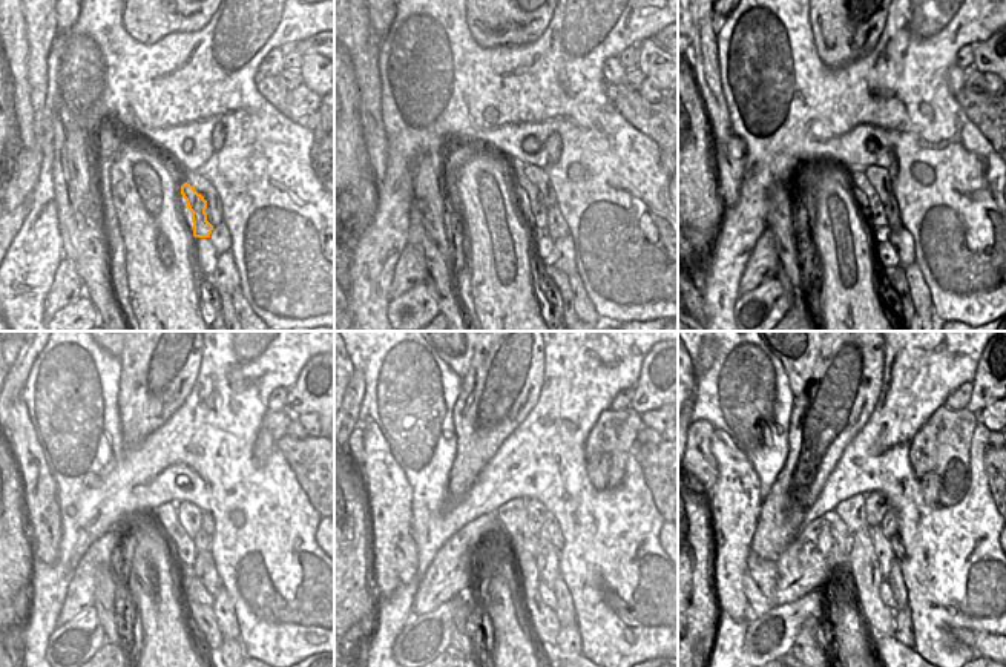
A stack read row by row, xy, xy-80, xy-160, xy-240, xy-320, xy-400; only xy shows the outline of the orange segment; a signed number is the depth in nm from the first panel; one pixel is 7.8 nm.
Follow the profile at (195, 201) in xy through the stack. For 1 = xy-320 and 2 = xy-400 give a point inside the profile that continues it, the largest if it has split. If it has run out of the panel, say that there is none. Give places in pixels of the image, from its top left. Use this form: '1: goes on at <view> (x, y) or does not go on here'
1: goes on at xy-320 (512, 515)
2: goes on at xy-400 (853, 511)

